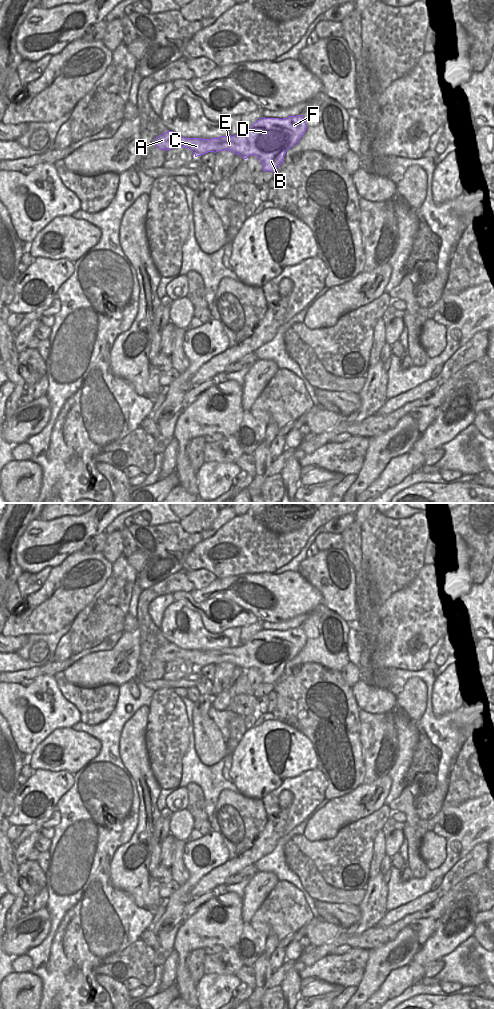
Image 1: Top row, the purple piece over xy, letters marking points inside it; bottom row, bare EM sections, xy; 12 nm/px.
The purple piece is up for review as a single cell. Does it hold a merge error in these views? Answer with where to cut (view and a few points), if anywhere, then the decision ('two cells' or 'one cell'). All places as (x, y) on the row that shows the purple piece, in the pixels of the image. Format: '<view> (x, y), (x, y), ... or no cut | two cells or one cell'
no cut | one cell

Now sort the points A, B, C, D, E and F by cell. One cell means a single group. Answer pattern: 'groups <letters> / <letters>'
groups A B C D E F

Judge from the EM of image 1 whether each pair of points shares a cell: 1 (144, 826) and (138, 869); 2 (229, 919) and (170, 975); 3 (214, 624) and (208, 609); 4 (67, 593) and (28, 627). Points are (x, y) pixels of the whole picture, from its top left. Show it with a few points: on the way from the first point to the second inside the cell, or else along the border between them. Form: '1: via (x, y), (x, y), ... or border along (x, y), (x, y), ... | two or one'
1: via (134, 840), (122, 854), (121, 858), (124, 869) | one
2: border along (174, 949), (178, 957), (175, 983) | two
3: via (210, 620), (207, 617), (208, 613) | one
4: via (57, 603), (38, 617) | one

